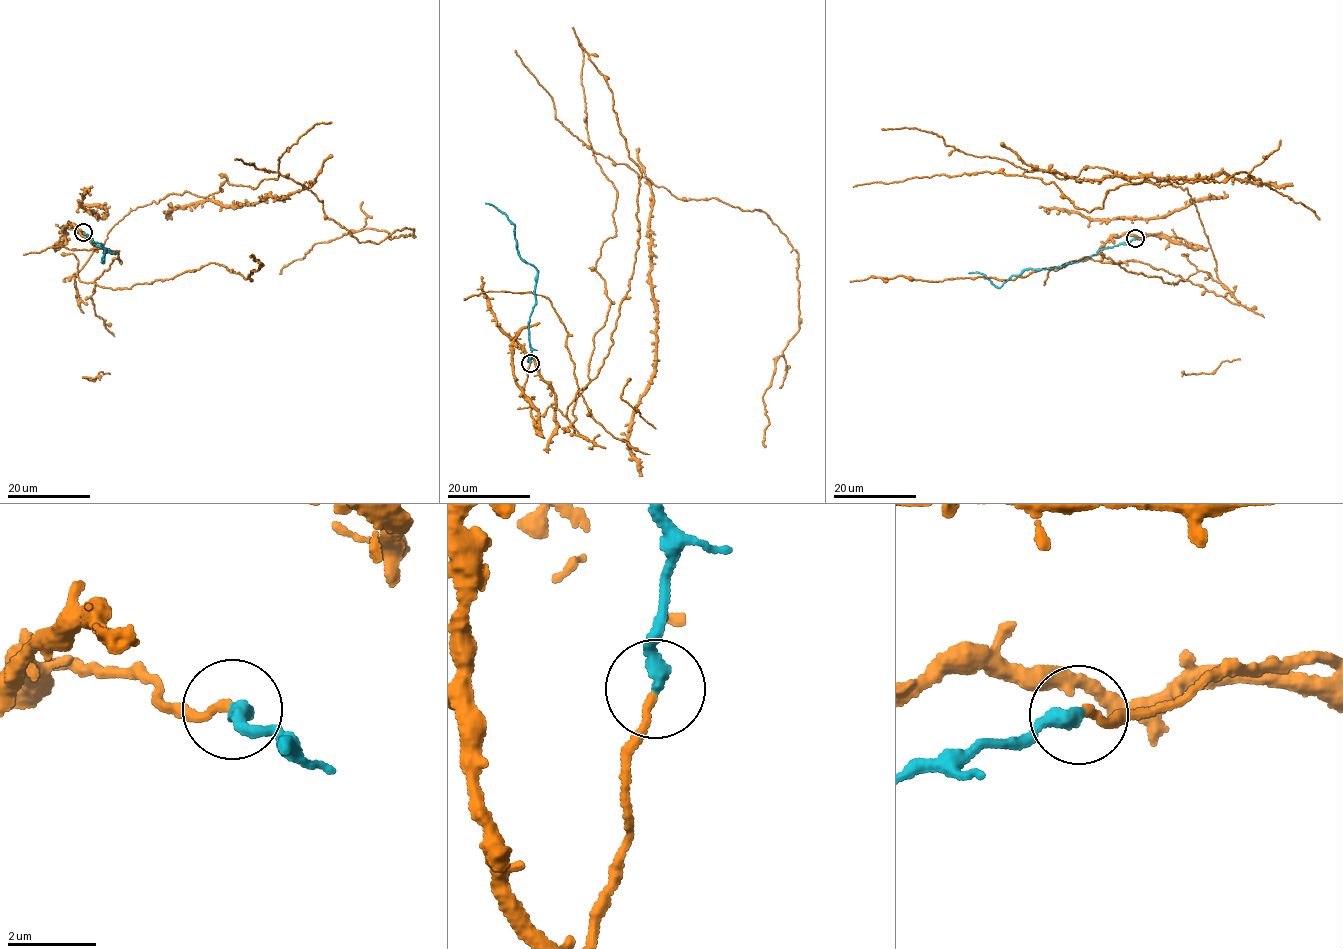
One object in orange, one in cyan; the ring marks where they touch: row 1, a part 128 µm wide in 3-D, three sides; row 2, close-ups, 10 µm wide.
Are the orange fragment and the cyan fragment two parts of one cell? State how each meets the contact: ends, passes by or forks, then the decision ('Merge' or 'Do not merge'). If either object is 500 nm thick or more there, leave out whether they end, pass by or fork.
At the ring orange ends. At the ring cyan ends. Merge

